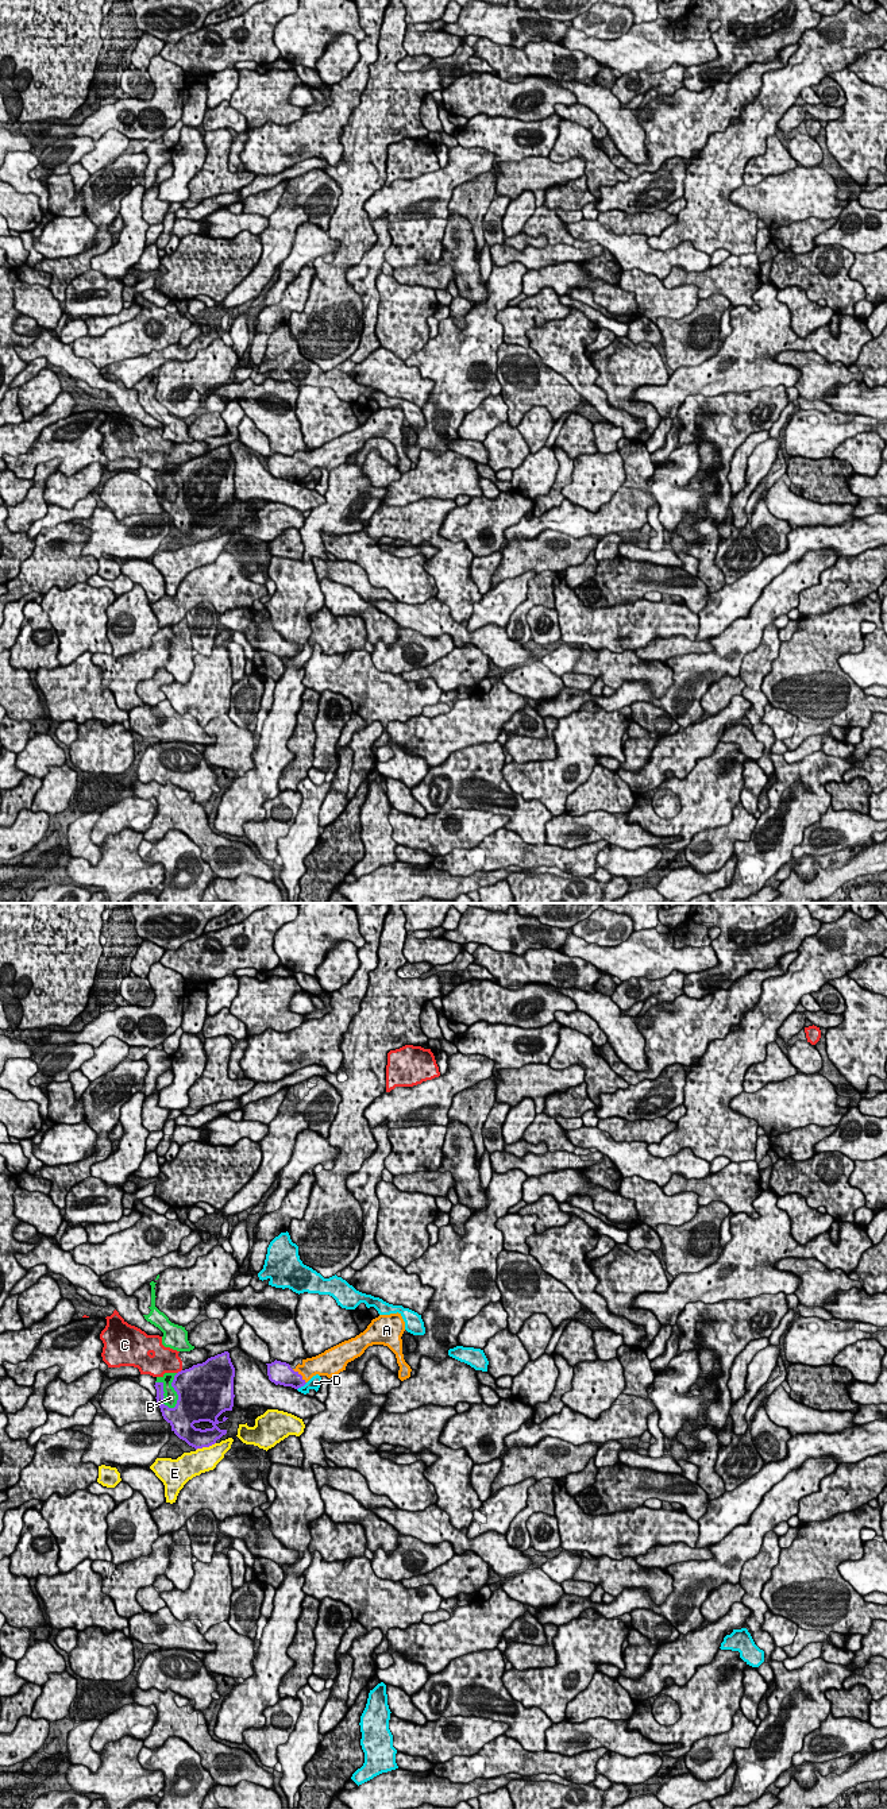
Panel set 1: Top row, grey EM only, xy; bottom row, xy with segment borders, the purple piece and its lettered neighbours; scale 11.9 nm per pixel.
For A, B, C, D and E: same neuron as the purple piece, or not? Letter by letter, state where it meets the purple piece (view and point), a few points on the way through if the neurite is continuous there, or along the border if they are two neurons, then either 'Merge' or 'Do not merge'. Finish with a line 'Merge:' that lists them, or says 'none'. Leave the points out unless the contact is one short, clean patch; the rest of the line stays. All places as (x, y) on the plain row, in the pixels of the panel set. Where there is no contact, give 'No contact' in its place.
A: Touches purple at xy (300, 467). Path across: xy (281, 466), (300, 467), (316, 458). Merge
B: Touches purple at xy (176, 483). Do not merge
C: Touches purple at xy (178, 465). Do not merge
D: Touches purple at xy (301, 478). Boundary: xy (307, 475), (297, 482). Do not merge
E: Touches purple at xy (205, 539). Do not merge
Merge: A

